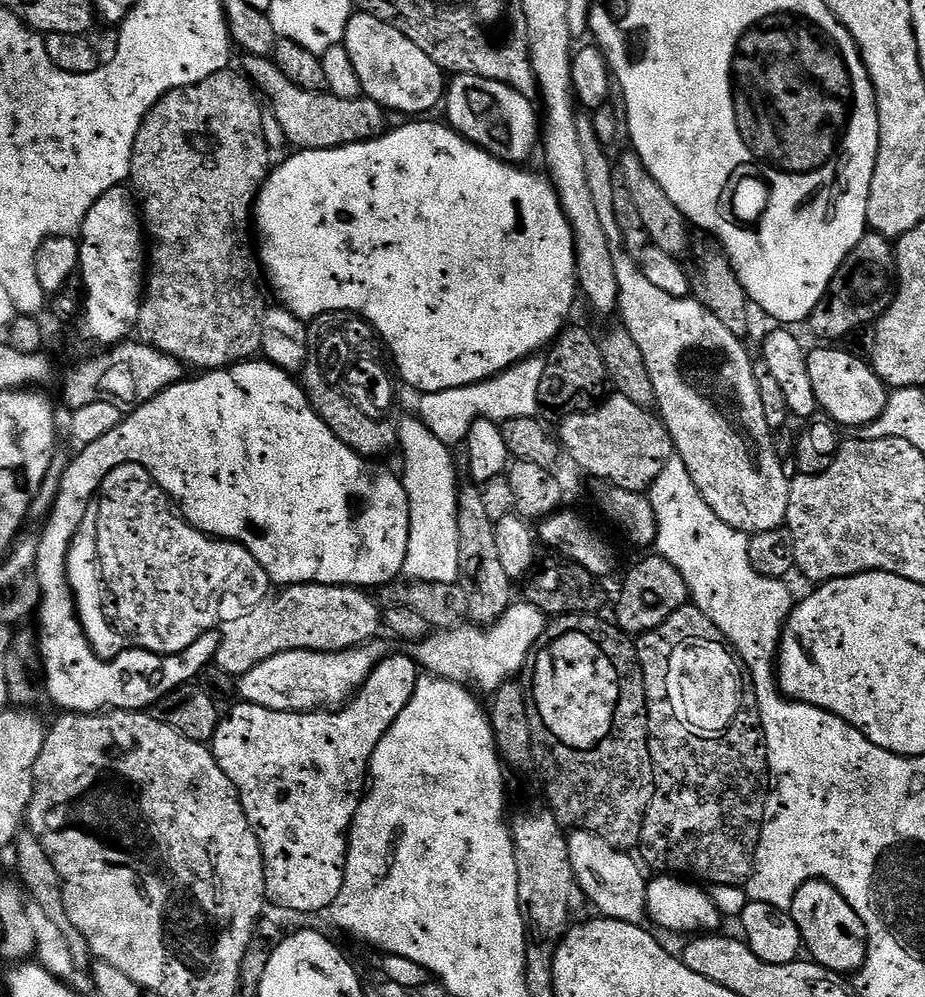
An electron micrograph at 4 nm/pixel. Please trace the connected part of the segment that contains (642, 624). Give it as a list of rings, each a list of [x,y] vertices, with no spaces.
[[[659,554],[650,555],[652,556],[640,561],[625,574],[620,597],[616,600],[614,623],[633,638],[656,629],[670,614],[685,607],[690,600],[688,587],[677,567],[672,566]]]

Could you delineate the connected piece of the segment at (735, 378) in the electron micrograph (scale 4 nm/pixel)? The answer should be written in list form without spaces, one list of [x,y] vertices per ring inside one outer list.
[[[595,131],[583,133],[586,154],[586,178],[594,194],[594,206],[602,218],[606,238],[610,238],[610,250],[614,254],[614,275],[618,277],[618,316],[624,319],[623,331],[638,342],[642,358],[646,358],[646,370],[650,370],[650,382],[654,382],[655,407],[658,415],[668,428],[675,455],[686,462],[698,494],[730,526],[739,532],[755,534],[785,527],[790,506],[792,485],[782,474],[784,460],[776,452],[774,430],[766,426],[766,414],[762,410],[762,396],[758,394],[756,364],[750,353],[744,349],[745,341],[736,336],[706,306],[694,298],[671,296],[658,286],[652,285],[640,269],[637,257],[625,251],[624,236],[619,229],[614,212],[615,190],[618,176],[614,171],[614,160],[600,149]]]

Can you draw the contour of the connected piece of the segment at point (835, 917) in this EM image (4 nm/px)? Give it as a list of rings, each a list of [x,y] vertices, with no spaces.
[[[807,880],[800,885],[790,909],[800,931],[800,938],[807,955],[817,964],[834,974],[855,974],[866,962],[868,953],[868,931],[862,918],[825,880]]]

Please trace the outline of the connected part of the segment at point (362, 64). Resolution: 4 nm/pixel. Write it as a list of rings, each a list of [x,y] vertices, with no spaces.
[[[357,11],[348,19],[342,46],[347,50],[351,65],[354,66],[355,74],[365,91],[389,111],[394,112],[396,110],[406,114],[414,114],[413,116],[422,116],[428,114],[428,111],[436,107],[439,102],[441,105],[447,87],[444,70],[437,66],[437,63],[424,50],[414,45],[410,38],[406,38],[392,24],[378,19],[368,12]]]

